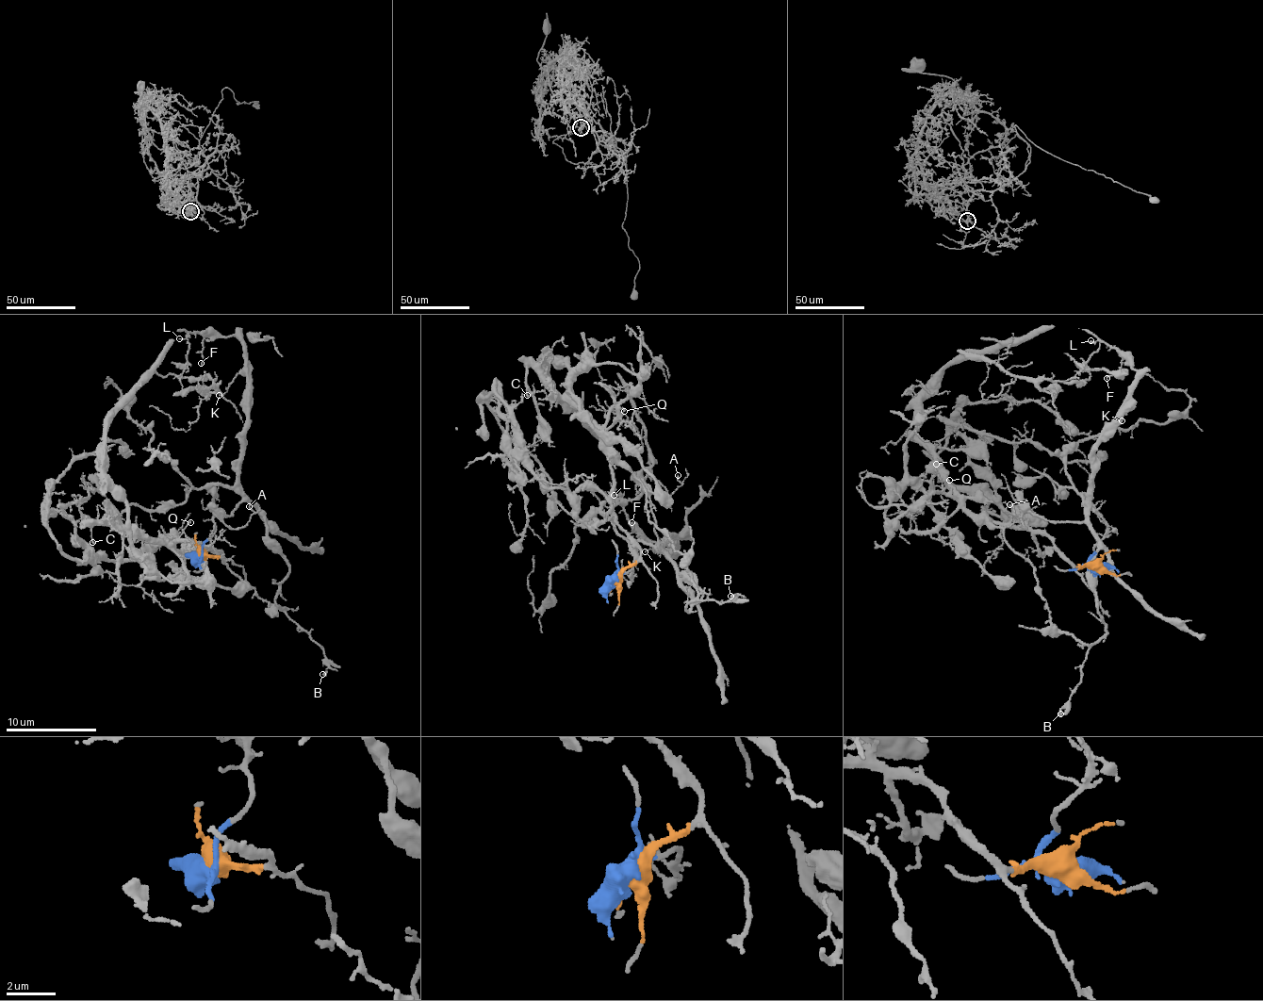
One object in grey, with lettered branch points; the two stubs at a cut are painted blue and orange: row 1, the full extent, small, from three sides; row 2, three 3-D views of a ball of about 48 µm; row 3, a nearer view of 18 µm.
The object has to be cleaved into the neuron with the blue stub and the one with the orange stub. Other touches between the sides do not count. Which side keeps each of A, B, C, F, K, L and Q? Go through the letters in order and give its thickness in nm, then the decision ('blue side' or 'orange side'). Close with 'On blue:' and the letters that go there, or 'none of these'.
A: 130 nm thick; blue side
B: 200 nm thick; blue side
C: 90 nm thick; orange side
F: 110 nm thick; blue side
K: 110 nm thick; blue side
L: 110 nm thick; blue side
Q: 120 nm thick; orange side
On blue: A, B, F, K, L

